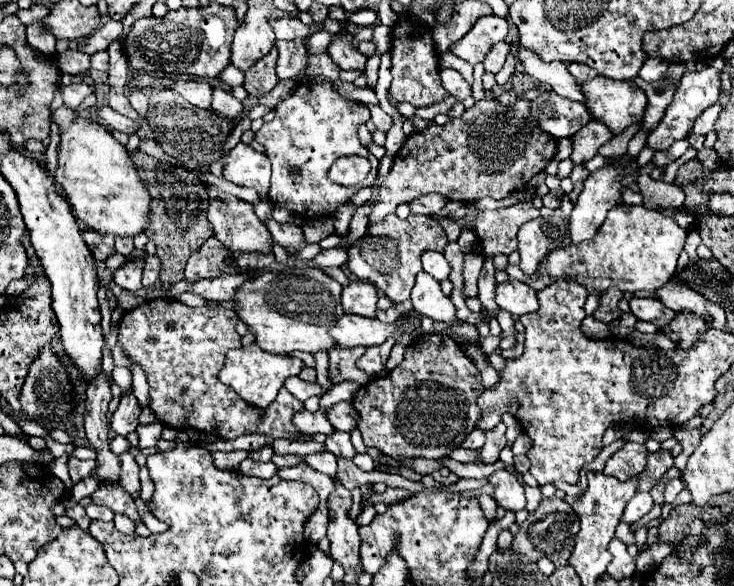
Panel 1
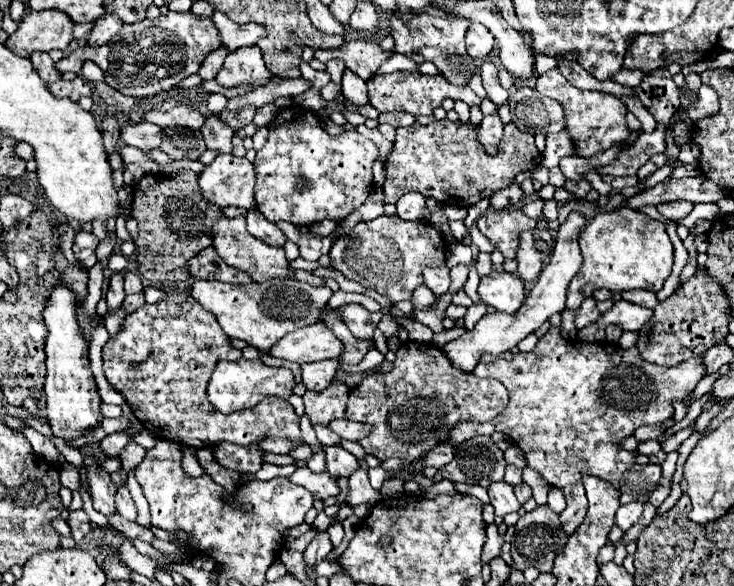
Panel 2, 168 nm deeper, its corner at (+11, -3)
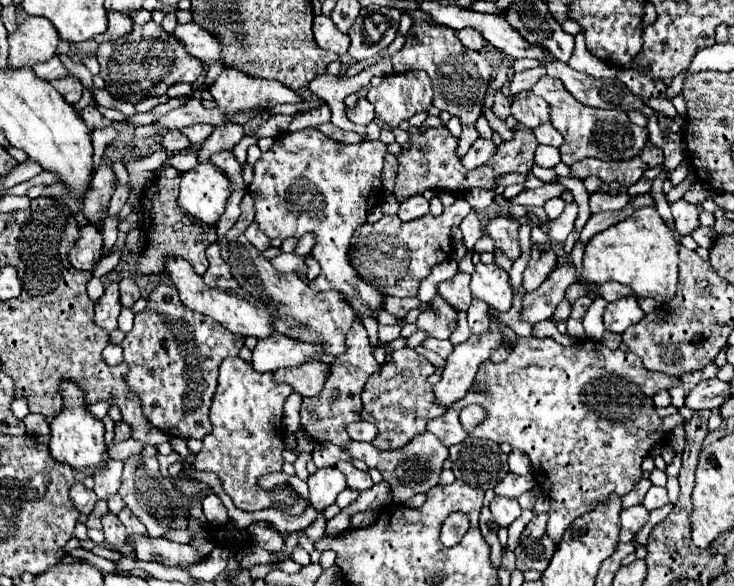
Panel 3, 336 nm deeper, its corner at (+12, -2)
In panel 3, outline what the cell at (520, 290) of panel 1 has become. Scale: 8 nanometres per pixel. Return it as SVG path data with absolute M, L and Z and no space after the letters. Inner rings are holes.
M494 263L476 265L476 271L472 273L470 289L476 299L488 303L496 311L508 311L512 307L514 291L510 289L508 273Z

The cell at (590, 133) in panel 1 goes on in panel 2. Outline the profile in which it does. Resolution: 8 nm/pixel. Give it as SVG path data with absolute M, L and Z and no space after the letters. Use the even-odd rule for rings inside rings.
M561 130L557 134L547 136L547 148L543 152L543 166L545 168L555 168L559 166L559 160L565 156L573 156L577 150L575 140L567 130Z

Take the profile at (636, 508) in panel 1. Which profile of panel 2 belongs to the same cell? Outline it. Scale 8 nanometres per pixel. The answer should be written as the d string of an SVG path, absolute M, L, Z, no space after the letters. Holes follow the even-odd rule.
M641 502L623 504L623 506L619 506L619 510L617 510L617 514L615 514L615 524L617 524L619 528L623 528L623 532L627 532L627 530L631 528L631 524L639 520L641 512L643 512L643 504L641 504Z

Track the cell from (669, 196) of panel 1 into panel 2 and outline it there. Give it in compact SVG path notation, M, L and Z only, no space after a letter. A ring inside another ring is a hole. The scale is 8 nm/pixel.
M681 200L665 202L665 204L659 204L659 206L657 206L657 212L659 212L659 214L663 214L665 218L675 220L675 222L679 222L681 218L685 218L691 210L693 210L693 204L691 204L691 202L681 202Z

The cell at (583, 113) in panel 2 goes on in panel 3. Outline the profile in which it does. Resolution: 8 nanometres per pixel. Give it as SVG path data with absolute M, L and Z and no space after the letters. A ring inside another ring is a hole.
M546 75L534 85L532 91L550 105L550 123L564 137L564 143L560 145L560 155L562 155L562 163L566 163L568 167L586 157L594 157L602 161L626 161L640 155L640 151L648 141L646 127L632 125L628 119L622 121L620 113L612 115L604 109L594 109L578 103L558 79Z

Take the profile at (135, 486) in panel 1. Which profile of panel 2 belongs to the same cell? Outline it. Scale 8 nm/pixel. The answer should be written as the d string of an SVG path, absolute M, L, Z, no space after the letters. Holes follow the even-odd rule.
M121 482L117 494L115 494L115 504L117 504L117 512L121 512L123 518L127 520L137 520L137 508L131 500L131 494L129 494L129 488L127 488L127 482Z

